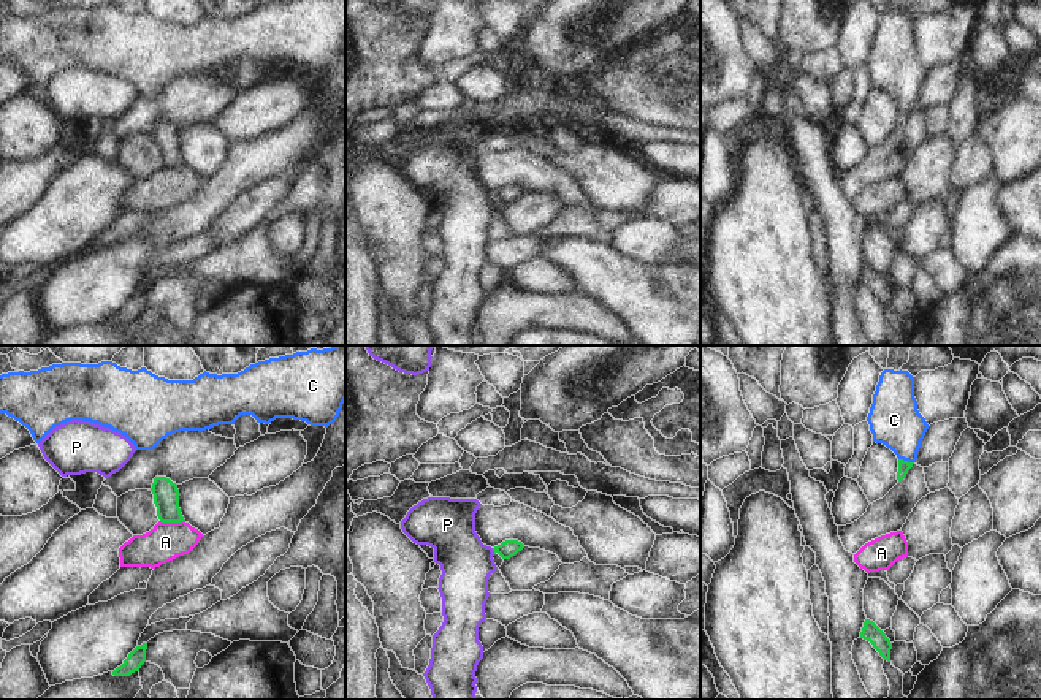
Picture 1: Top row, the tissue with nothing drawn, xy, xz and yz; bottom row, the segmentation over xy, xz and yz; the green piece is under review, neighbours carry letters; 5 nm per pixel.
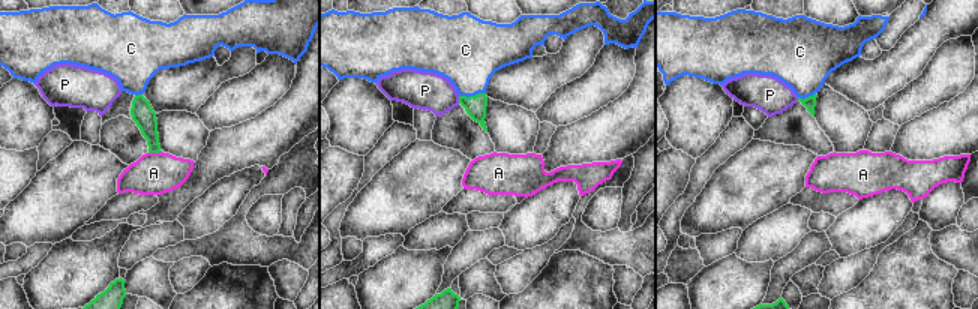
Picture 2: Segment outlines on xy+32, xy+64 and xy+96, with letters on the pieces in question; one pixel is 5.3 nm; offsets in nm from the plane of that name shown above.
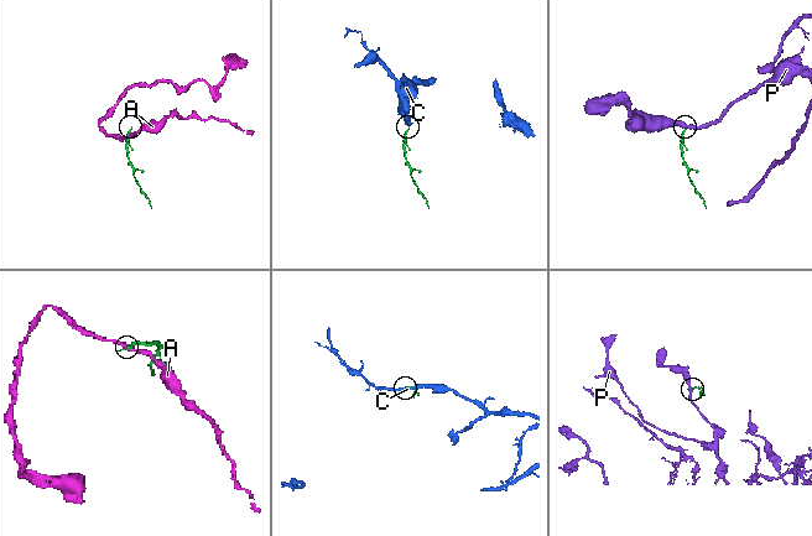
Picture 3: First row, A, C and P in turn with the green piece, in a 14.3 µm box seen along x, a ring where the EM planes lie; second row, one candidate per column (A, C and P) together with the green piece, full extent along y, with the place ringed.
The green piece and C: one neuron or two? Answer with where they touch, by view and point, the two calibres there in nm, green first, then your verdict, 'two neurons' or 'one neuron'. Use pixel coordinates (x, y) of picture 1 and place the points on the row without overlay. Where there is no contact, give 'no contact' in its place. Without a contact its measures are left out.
contact yz (907, 106); calibres 60 and 260 nm; one neuron

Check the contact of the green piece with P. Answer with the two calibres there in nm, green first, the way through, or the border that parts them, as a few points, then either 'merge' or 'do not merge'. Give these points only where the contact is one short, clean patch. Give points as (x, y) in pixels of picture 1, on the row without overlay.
90/260 nm | along xz (491, 194), (495, 197) | do not merge

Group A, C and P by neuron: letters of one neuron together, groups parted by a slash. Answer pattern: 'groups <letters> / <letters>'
groups A / C / P

